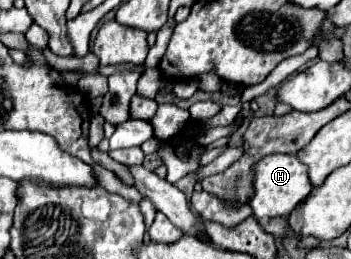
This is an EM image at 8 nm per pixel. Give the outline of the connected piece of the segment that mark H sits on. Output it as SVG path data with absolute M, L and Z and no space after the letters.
M268 155L254 167L254 197L250 207L256 219L286 217L294 207L308 197L312 183L308 179L308 167L298 161L296 155Z

